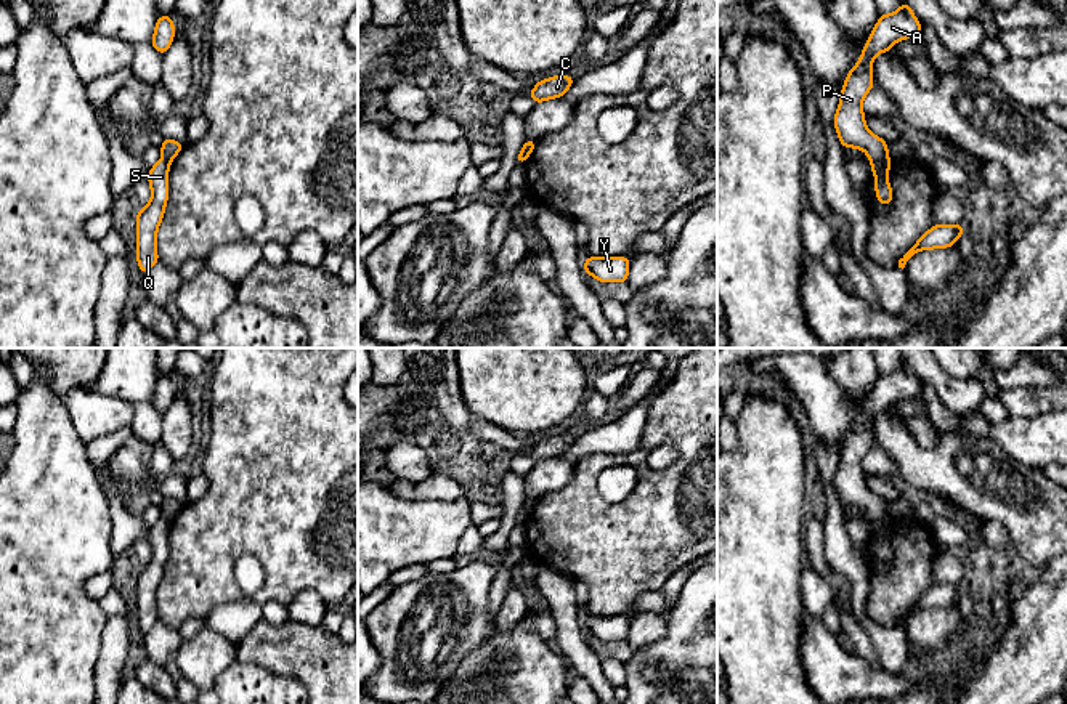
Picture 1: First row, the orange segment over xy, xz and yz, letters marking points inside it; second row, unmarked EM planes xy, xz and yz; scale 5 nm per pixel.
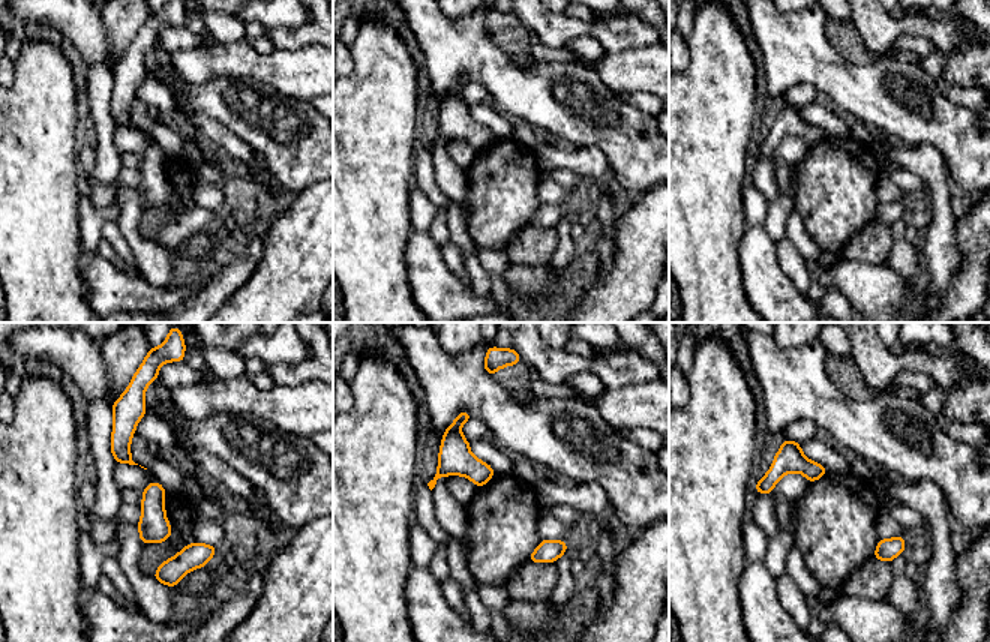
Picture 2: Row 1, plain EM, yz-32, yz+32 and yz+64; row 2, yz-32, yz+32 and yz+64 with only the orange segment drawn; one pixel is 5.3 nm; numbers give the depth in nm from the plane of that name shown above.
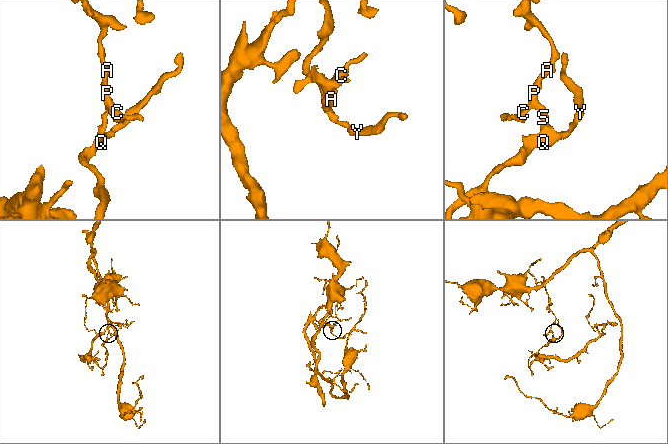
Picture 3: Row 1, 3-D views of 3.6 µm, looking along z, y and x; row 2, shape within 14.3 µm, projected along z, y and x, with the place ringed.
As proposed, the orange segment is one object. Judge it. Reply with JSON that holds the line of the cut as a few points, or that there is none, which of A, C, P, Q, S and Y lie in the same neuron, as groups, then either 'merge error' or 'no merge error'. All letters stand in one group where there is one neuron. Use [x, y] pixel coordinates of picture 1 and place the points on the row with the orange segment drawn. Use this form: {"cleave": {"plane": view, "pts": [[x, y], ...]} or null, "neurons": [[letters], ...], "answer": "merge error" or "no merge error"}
{"cleave": {"plane": "yz", "pts": [[888, 156], [872, 165]]}, "neurons": [["A", "C", "P"], ["Q", "S", "Y"]], "answer": "merge error"}

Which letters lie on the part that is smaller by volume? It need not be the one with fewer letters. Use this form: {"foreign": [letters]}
{"foreign": ["Q", "S", "Y"]}

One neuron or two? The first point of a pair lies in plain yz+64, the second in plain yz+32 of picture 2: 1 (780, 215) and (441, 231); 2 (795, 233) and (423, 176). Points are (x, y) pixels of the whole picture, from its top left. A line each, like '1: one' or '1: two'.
1: one
2: one

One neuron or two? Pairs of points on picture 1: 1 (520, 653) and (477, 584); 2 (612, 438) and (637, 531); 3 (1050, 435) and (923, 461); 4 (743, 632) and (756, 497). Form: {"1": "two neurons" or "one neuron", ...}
{"1": "two neurons", "2": "two neurons", "3": "two neurons", "4": "one neuron"}

